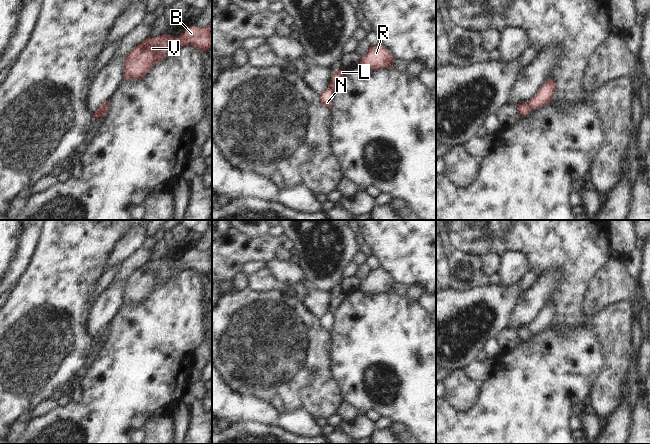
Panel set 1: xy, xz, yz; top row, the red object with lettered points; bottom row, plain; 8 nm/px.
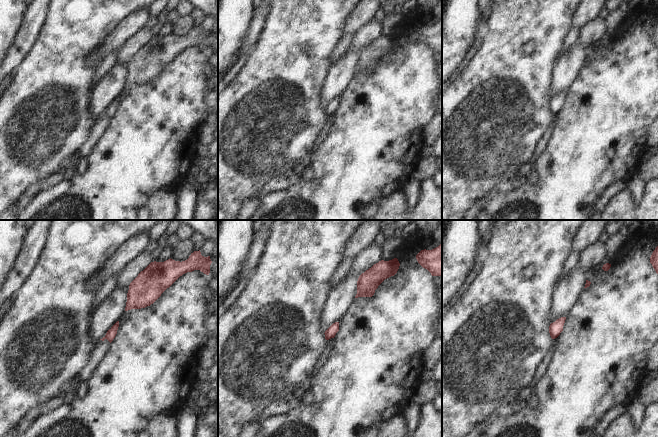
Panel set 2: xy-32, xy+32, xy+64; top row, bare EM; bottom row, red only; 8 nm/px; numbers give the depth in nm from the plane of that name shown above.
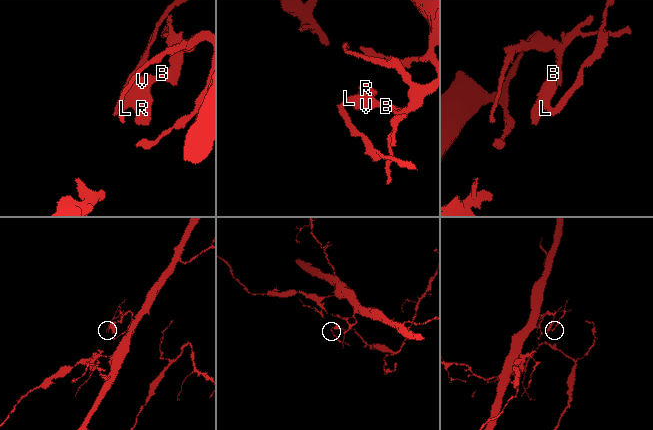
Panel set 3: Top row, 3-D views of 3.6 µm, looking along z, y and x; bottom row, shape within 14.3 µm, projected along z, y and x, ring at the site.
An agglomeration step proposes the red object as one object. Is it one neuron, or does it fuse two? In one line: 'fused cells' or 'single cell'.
fused cells

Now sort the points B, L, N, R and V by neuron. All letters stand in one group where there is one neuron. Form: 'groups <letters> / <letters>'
groups B L R V / N

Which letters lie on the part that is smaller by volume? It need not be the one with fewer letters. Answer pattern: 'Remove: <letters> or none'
Remove: N

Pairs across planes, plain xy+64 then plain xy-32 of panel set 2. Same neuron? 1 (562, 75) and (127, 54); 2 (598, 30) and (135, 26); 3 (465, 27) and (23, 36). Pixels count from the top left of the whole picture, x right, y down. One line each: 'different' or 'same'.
1: different
2: different
3: different

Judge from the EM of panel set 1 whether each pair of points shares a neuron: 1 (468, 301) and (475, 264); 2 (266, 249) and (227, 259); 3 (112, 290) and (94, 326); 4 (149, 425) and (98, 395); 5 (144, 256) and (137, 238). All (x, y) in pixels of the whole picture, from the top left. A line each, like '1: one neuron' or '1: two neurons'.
1: two neurons
2: one neuron
3: one neuron
4: two neurons
5: two neurons

